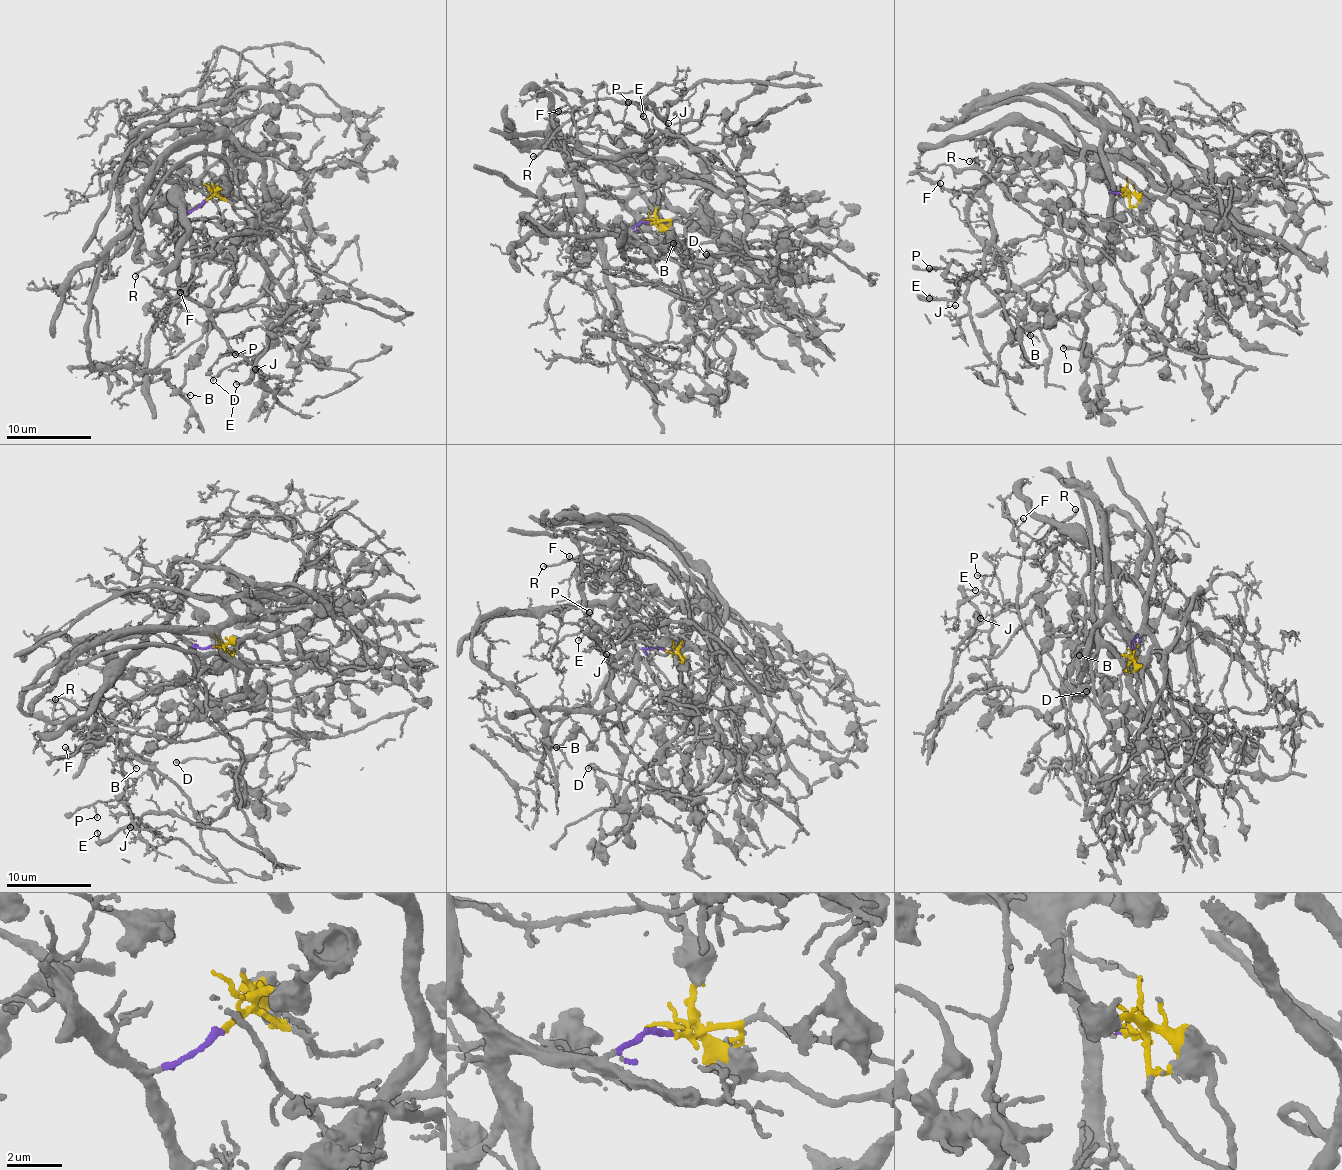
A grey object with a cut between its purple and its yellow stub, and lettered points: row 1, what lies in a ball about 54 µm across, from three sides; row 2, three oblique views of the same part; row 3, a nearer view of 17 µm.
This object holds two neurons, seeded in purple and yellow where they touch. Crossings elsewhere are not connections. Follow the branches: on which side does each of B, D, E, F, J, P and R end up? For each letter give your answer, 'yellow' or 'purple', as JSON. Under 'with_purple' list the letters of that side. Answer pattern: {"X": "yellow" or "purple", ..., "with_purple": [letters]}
{"B": "purple", "D": "yellow", "E": "yellow", "F": "purple", "J": "yellow", "P": "purple", "R": "yellow", "with_purple": ["B", "F", "P"]}

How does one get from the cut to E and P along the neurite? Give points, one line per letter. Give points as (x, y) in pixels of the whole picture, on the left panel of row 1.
E: (206, 201), (239, 173), (243, 202), (308, 262), (407, 313), (339, 300), (293, 309), (235, 383)
P: (206, 201), (178, 214), (159, 202), (176, 194), (180, 206), (179, 286), (226, 341), (220, 354), (235, 354)

